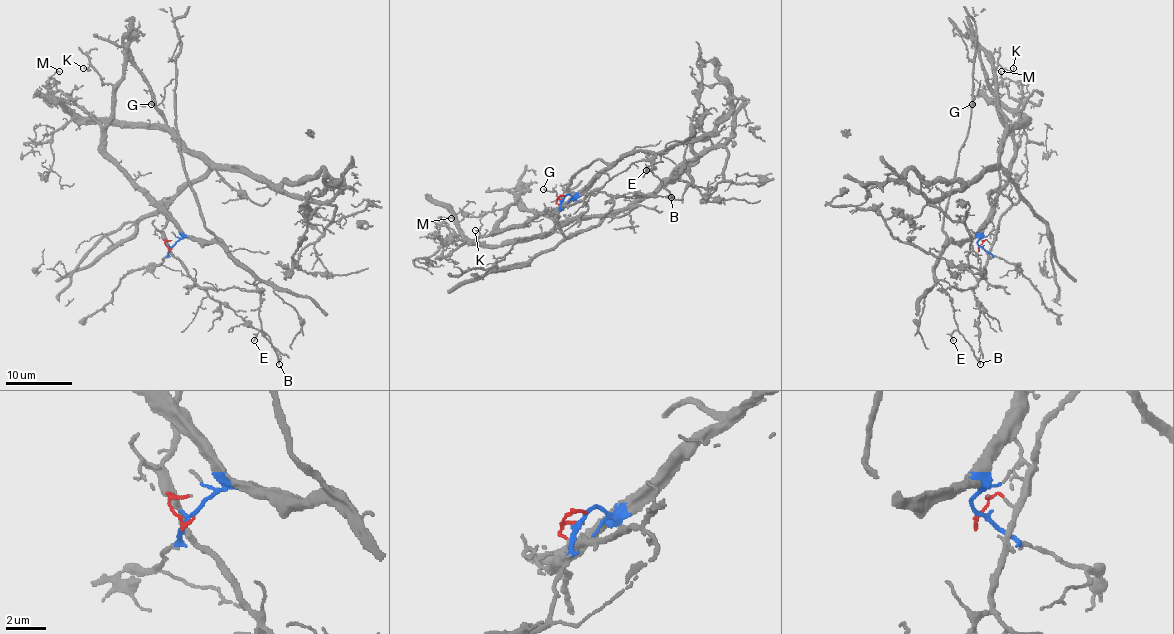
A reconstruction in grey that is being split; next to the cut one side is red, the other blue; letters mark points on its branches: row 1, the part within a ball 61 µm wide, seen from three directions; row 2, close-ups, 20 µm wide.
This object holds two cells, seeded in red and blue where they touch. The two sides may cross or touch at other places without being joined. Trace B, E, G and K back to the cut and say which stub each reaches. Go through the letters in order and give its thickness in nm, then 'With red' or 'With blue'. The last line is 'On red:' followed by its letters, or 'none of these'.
B: Thickness 150 nm. With blue
E: Thickness 90 nm. With blue
G: Thickness 130 nm. With blue
K: Thickness 100 nm. With blue
On red: none of these

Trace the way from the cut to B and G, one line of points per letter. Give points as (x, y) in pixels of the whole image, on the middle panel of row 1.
B: (564, 196), (576, 196), (624, 157), (647, 152), (652, 165), (650, 172), (662, 181), (670, 196)
G: (564, 196), (576, 196), (607, 165), (596, 160), (572, 176), (567, 190), (557, 196), (554, 191), (543, 188)

